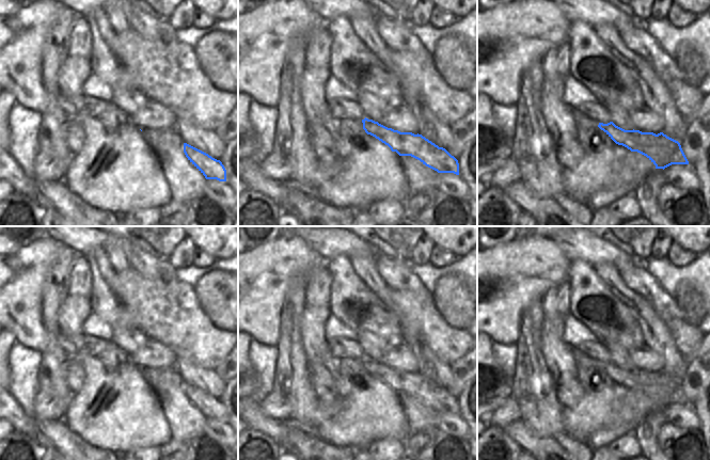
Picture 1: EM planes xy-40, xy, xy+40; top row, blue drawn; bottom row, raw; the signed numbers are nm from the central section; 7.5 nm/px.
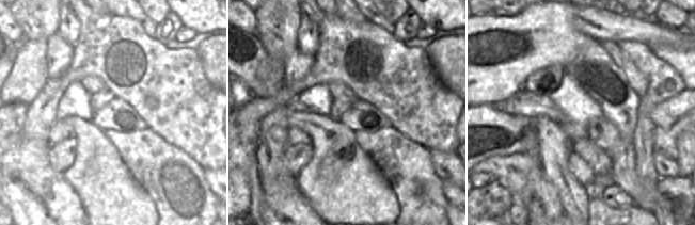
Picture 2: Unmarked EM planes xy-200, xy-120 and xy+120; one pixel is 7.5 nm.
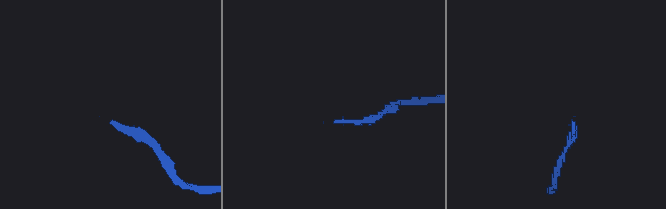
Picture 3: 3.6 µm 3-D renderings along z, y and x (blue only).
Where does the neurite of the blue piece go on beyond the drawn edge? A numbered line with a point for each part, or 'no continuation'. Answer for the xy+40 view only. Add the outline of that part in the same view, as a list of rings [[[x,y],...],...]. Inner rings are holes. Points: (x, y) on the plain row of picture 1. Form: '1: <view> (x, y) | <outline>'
no continuation

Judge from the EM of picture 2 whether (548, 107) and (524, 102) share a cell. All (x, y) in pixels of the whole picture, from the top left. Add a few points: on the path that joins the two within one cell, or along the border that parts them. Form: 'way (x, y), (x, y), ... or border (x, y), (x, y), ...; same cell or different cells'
way (542, 107), (530, 106); same cell

